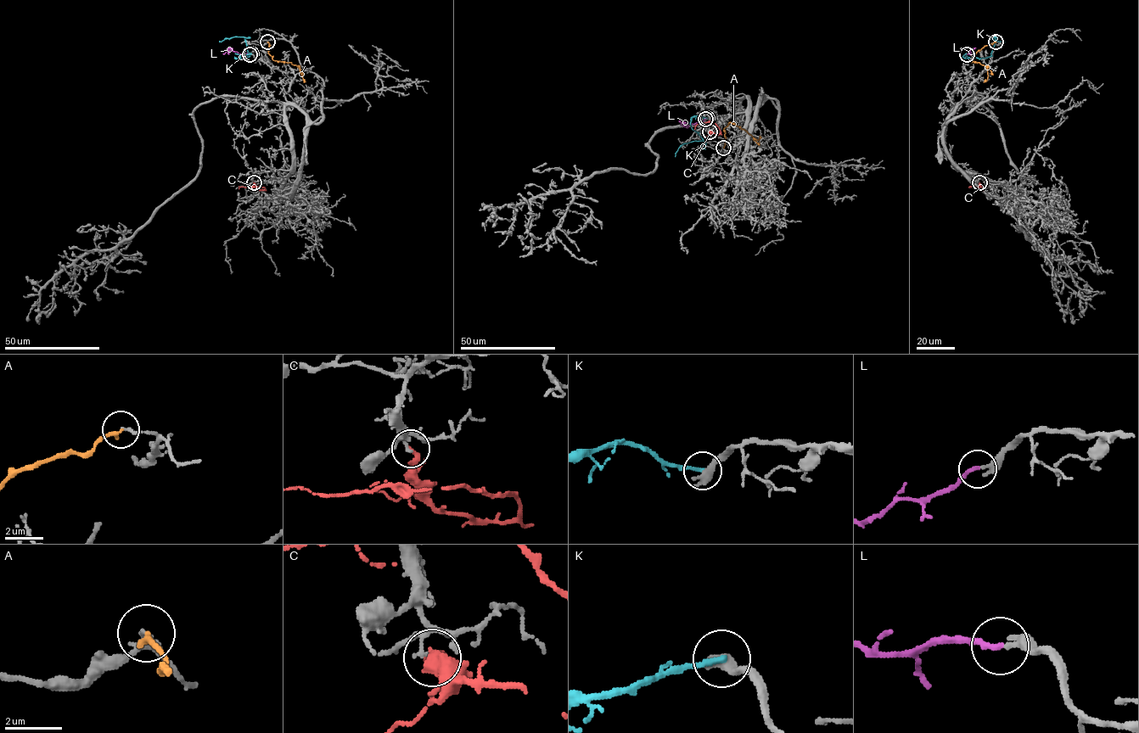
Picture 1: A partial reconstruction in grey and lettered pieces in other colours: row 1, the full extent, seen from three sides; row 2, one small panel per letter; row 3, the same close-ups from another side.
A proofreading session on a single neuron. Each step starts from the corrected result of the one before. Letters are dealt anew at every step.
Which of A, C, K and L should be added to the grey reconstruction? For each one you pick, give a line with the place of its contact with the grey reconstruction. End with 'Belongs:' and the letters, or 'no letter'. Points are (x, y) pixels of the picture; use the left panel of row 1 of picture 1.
L: contact (249, 54)
Belongs: L

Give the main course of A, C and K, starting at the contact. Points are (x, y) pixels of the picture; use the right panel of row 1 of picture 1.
A: (995, 41), (984, 46), (971, 60), (987, 68), (988, 76), (983, 82)
C: (979, 182), (983, 189), (969, 187), (978, 188)
K: (966, 53), (963, 56), (965, 58), (987, 58), (990, 56), (996, 38), (989, 36), (1004, 41)

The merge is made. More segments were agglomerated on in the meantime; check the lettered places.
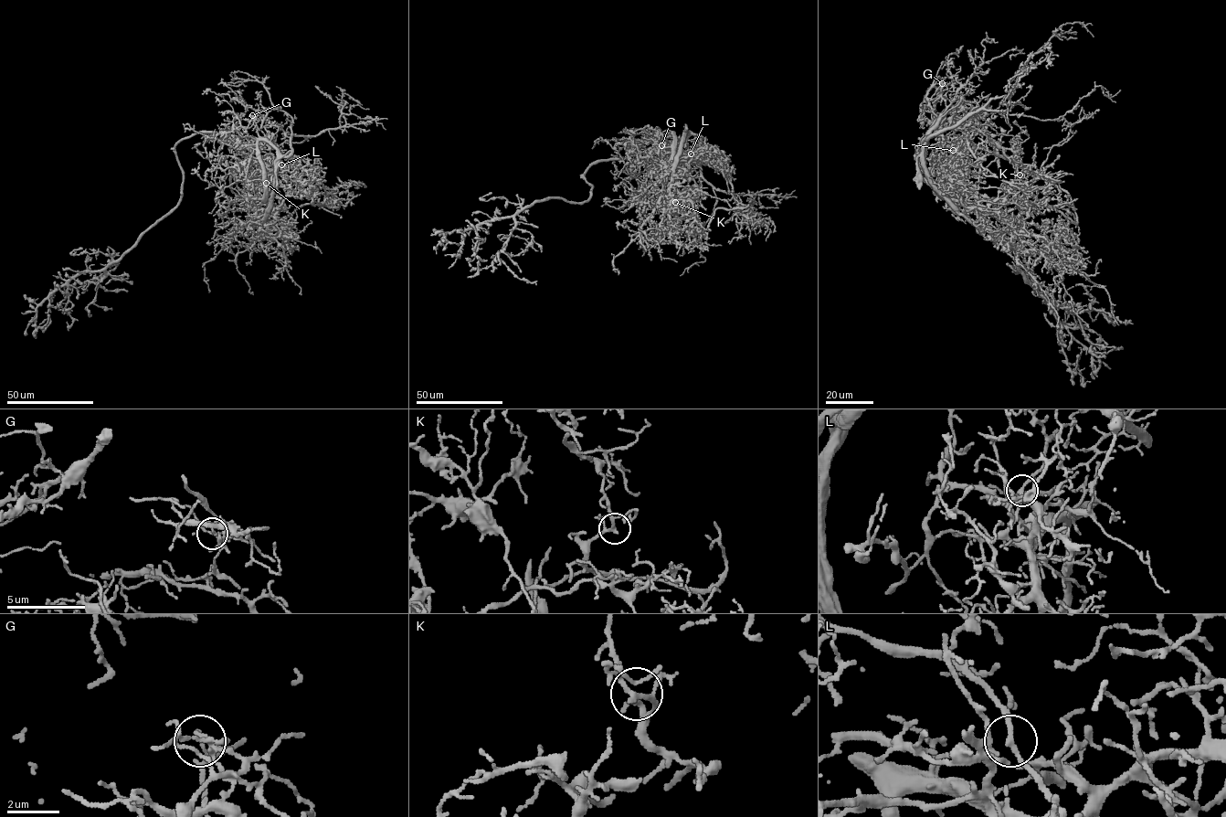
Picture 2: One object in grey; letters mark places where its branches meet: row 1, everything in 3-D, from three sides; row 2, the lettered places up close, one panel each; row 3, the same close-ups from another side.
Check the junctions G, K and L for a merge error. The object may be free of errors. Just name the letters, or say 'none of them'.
G

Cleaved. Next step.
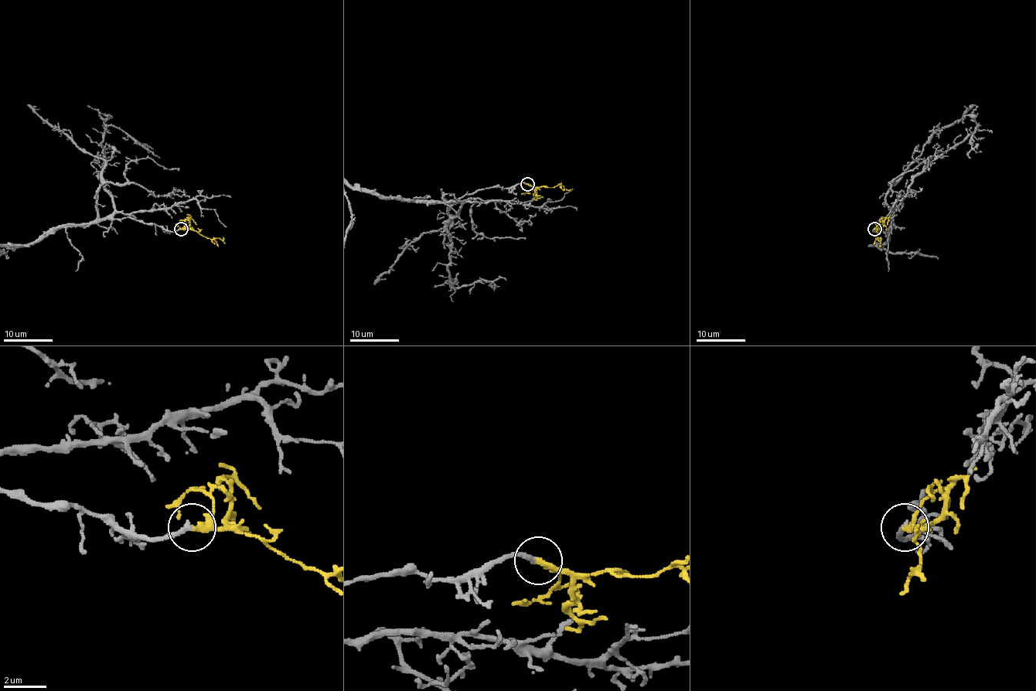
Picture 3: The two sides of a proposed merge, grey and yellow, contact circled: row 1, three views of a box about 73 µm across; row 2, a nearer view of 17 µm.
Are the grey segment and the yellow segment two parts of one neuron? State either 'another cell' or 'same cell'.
same cell

